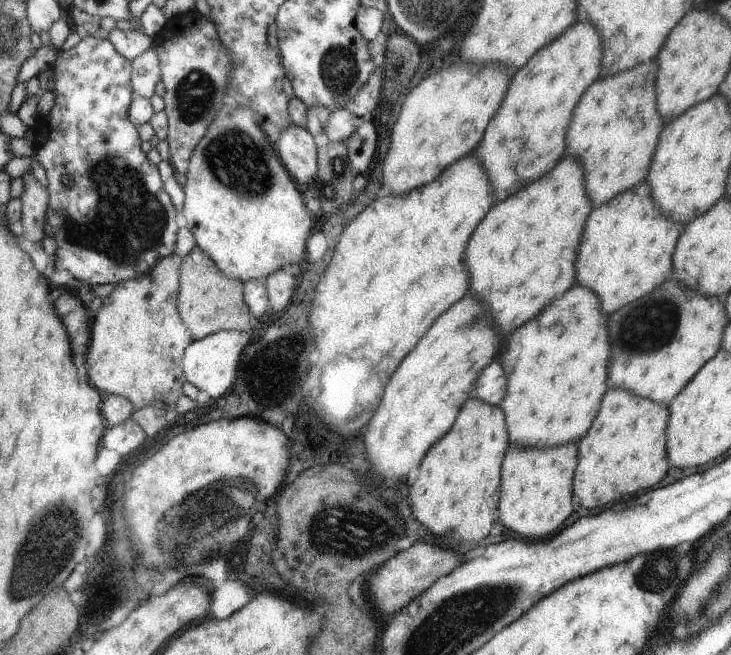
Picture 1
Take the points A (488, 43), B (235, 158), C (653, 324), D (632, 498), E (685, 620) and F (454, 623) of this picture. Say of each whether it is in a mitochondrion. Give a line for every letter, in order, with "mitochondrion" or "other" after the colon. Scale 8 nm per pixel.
A: other
B: mitochondrion
C: mitochondrion
D: other
E: other
F: mitochondrion

